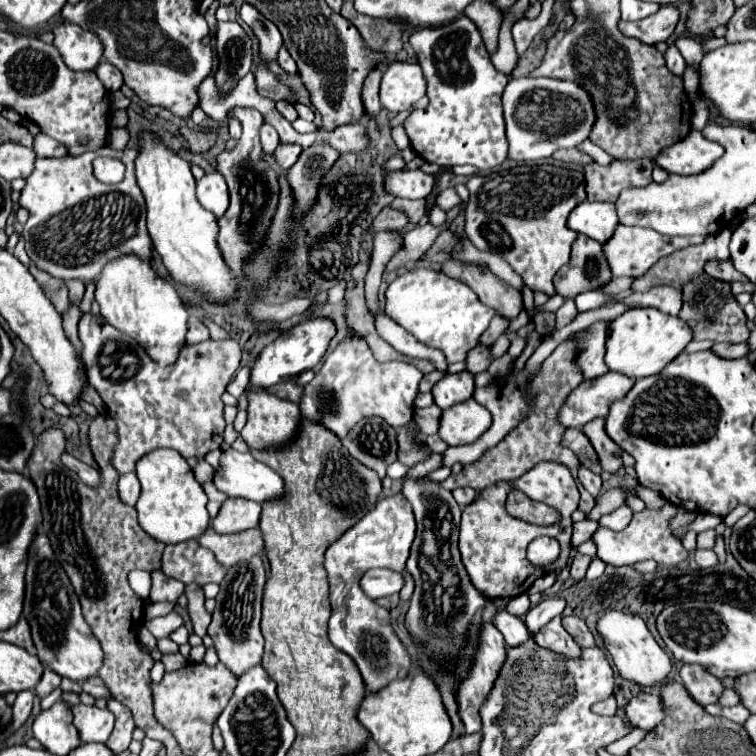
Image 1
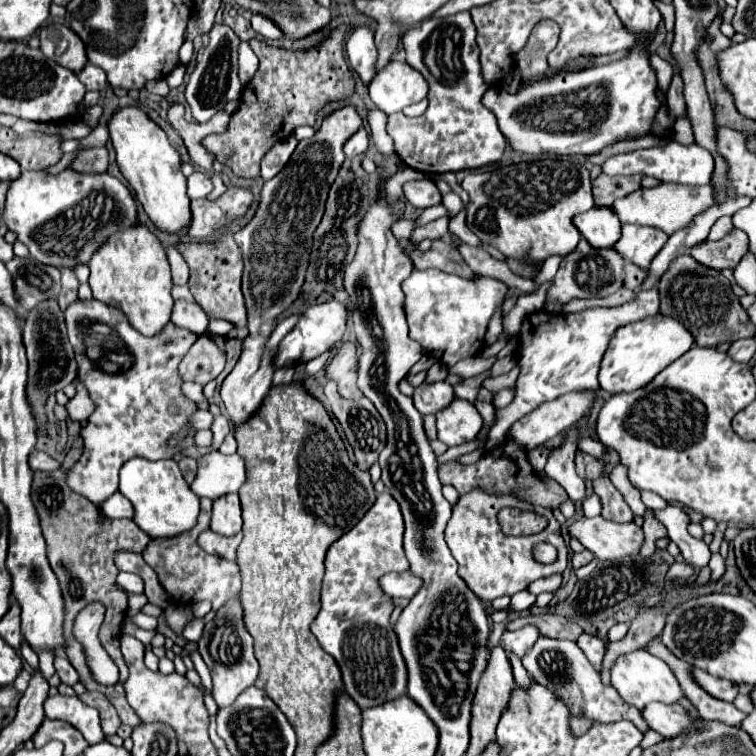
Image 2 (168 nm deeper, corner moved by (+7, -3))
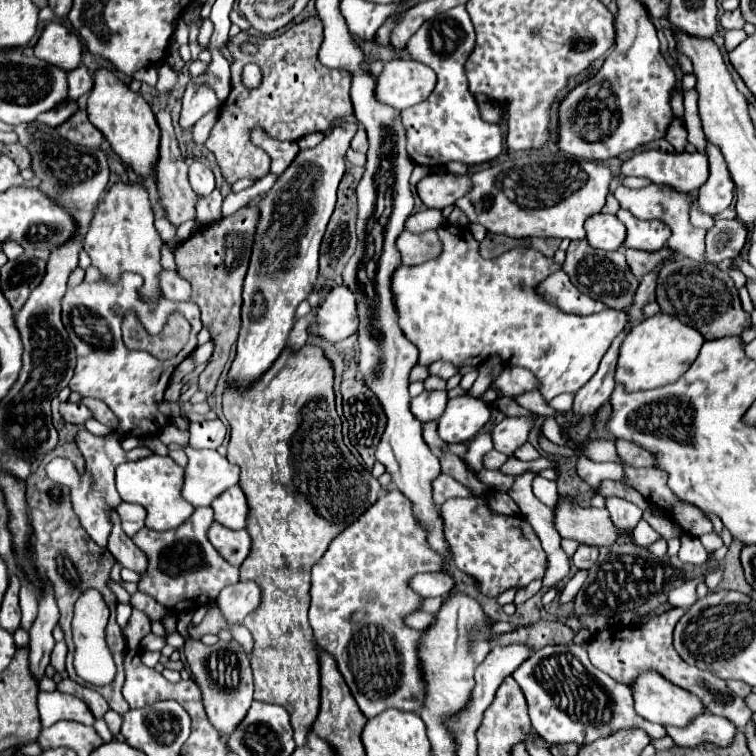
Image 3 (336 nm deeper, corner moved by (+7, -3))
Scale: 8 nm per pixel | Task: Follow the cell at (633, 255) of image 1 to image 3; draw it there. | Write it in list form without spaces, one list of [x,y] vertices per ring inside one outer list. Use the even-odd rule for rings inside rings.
[[[619,209],[617,217],[627,227],[625,247],[641,251],[659,251],[667,245],[667,239],[671,237],[669,227],[659,219],[641,221],[633,217],[633,213],[629,213],[627,209]]]

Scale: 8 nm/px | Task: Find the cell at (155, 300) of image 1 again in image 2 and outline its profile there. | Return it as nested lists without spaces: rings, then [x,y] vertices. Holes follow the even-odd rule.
[[[137,225],[125,233],[113,235],[89,261],[89,285],[93,297],[123,311],[131,327],[145,337],[159,335],[171,321],[173,297],[171,297],[171,269],[167,255],[153,233]]]

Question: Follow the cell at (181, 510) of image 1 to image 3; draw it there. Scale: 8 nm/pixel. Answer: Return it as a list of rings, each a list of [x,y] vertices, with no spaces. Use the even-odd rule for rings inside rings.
[[[149,455],[137,461],[127,461],[117,467],[117,491],[123,501],[143,505],[147,509],[147,527],[155,531],[165,531],[165,529],[175,529],[189,515],[195,511],[183,497],[181,497],[181,487],[183,487],[185,471],[171,459],[171,457],[161,457],[161,455]]]

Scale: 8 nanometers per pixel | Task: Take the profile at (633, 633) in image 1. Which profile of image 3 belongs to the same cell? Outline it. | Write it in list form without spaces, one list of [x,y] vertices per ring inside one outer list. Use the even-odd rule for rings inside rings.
[[[645,673],[637,677],[637,681],[631,685],[633,687],[633,697],[635,697],[635,711],[645,717],[651,723],[659,723],[663,727],[687,727],[697,715],[705,713],[705,705],[689,691],[683,691],[681,687],[675,687],[671,683],[661,683],[659,673]]]

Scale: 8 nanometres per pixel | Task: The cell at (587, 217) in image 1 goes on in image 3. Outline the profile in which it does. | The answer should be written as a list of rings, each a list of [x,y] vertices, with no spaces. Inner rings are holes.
[[[597,213],[585,221],[587,229],[587,241],[591,247],[603,249],[603,251],[615,251],[621,249],[627,231],[625,225],[615,215]]]

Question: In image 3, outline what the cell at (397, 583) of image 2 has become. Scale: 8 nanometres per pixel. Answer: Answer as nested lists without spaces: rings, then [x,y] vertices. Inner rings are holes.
[[[421,573],[411,579],[413,591],[417,591],[421,597],[437,597],[447,595],[453,589],[457,589],[457,581],[449,573]]]

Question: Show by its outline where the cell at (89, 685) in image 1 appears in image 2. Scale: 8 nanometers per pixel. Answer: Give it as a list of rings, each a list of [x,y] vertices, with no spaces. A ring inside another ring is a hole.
[[[57,657],[55,659],[55,669],[57,669],[57,675],[61,677],[61,681],[65,685],[71,685],[73,687],[75,683],[79,683],[79,675],[77,675],[75,667],[69,663],[67,657]]]

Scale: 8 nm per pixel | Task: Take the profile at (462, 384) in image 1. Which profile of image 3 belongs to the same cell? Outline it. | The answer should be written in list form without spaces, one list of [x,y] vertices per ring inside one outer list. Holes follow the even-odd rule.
[[[423,391],[419,397],[411,401],[411,413],[421,421],[437,421],[447,405],[447,393],[445,391]]]

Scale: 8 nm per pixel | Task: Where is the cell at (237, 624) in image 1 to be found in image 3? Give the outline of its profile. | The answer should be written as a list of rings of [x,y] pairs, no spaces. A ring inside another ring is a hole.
[[[237,641],[231,643],[217,643],[217,645],[185,645],[183,653],[187,657],[191,675],[199,685],[203,707],[209,717],[209,723],[229,737],[241,719],[245,719],[251,703],[253,703],[253,675],[249,667],[249,659],[243,647]]]

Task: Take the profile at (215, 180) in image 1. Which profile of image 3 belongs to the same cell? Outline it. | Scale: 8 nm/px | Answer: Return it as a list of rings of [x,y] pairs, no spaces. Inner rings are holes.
[[[193,161],[189,167],[189,183],[197,195],[207,197],[215,189],[213,171],[209,167],[205,167],[201,161]]]

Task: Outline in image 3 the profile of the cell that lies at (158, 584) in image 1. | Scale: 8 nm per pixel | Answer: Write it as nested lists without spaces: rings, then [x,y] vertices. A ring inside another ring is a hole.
[[[113,509],[109,513],[111,517],[111,525],[113,525],[113,531],[109,535],[109,545],[107,549],[113,553],[113,557],[117,561],[123,563],[123,567],[127,569],[133,569],[137,573],[143,573],[147,569],[147,559],[145,559],[145,553],[133,543],[131,537],[125,535],[125,531],[121,529],[121,519],[117,515],[117,511]]]

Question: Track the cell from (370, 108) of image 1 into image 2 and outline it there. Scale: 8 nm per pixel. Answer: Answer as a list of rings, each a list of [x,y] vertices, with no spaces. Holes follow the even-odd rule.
[[[357,27],[349,37],[347,45],[347,59],[351,67],[357,71],[359,79],[365,87],[369,87],[371,79],[375,77],[375,63],[377,63],[377,47],[373,43],[373,31],[369,27]]]

